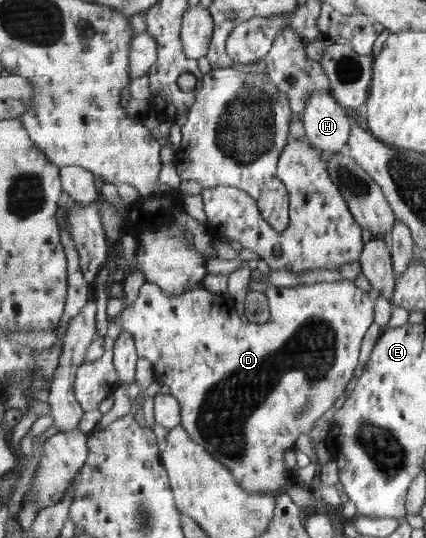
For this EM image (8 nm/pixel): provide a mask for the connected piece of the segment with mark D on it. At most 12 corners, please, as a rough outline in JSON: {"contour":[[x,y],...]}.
{"contour":[[353,280],[202,284],[120,313],[159,394],[245,490],[345,393],[373,325]]}

